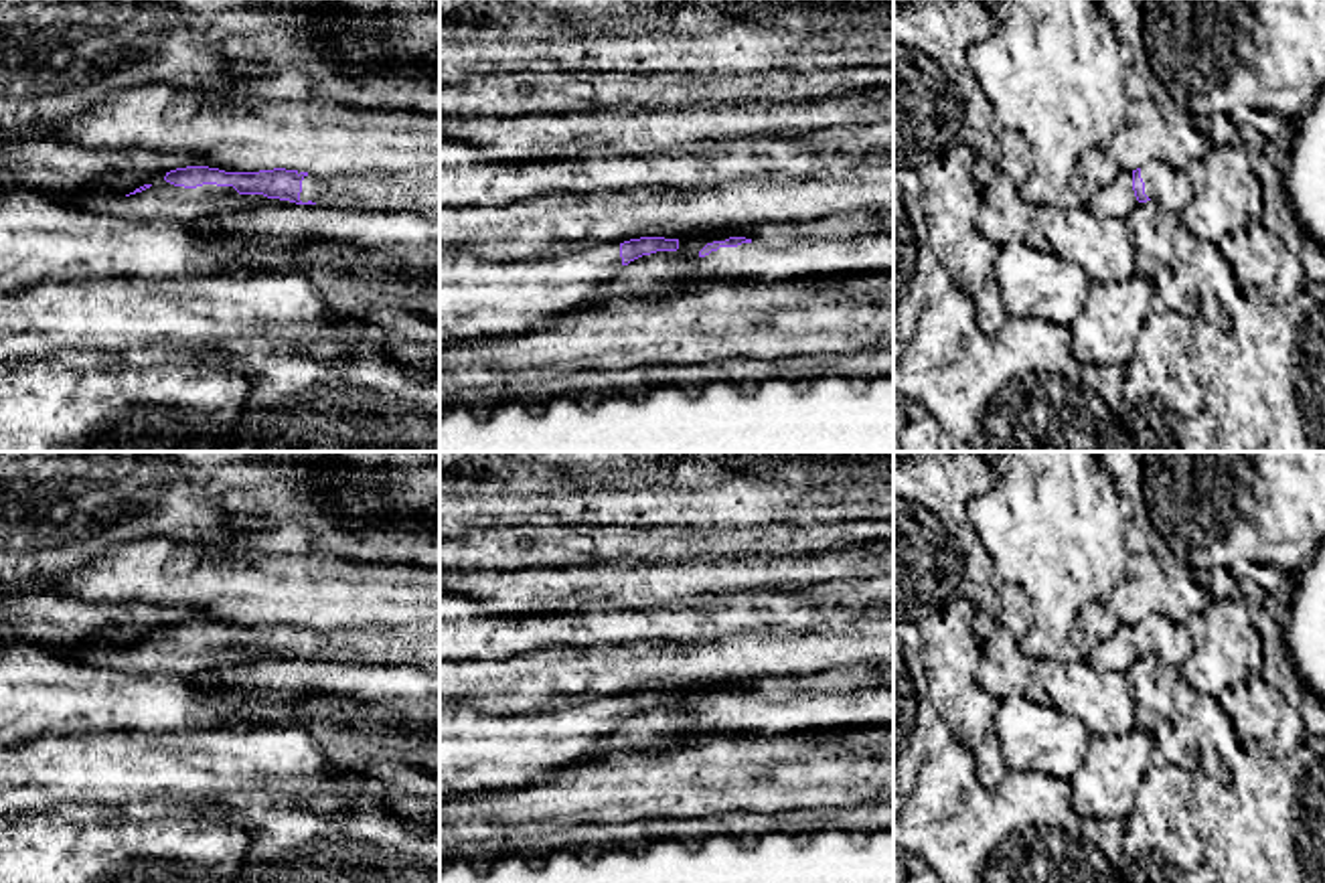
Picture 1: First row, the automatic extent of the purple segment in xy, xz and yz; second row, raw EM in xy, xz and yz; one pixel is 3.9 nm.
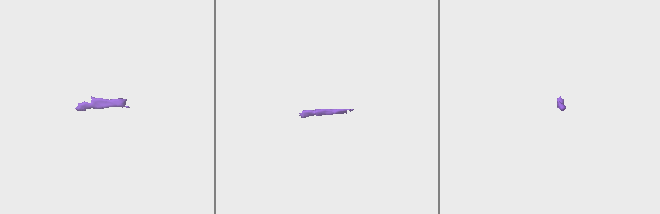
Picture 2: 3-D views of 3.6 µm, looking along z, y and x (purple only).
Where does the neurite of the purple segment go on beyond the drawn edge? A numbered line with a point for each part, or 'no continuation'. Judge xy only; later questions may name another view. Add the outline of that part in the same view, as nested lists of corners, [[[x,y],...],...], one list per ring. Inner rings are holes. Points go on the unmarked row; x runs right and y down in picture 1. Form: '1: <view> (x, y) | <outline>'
1: xy (416, 645) | [[[440,620],[361,624],[330,632],[308,628],[300,654],[338,664],[407,664],[440,672]]]

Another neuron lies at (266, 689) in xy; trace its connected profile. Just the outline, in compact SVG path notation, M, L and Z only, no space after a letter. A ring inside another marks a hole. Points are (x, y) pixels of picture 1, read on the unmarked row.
M263 658L205 668L188 678L194 687L227 689L233 709L261 727L304 725L294 719L294 703L306 695L346 697L371 709L373 715L361 721L432 735L440 759L440 672L407 664Z

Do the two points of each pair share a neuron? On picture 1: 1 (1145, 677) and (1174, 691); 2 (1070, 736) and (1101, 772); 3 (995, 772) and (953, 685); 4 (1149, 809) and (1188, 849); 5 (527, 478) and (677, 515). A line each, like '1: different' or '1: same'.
1: same
2: different
3: same
4: same
5: different

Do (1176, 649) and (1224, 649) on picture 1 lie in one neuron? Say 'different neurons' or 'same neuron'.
different neurons

